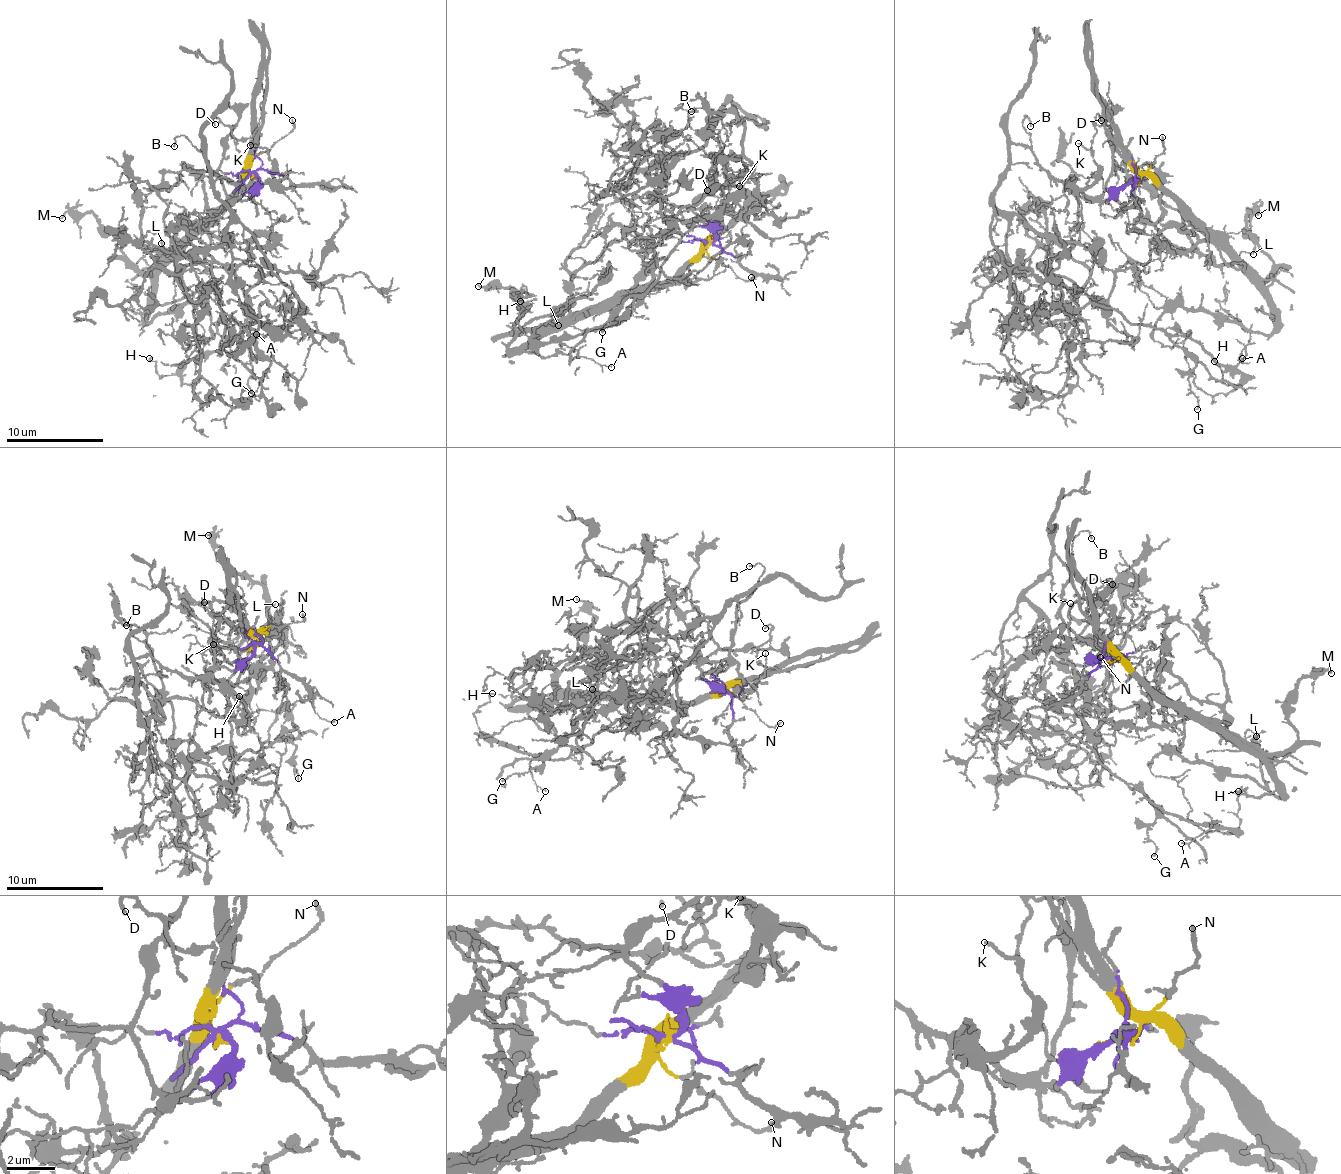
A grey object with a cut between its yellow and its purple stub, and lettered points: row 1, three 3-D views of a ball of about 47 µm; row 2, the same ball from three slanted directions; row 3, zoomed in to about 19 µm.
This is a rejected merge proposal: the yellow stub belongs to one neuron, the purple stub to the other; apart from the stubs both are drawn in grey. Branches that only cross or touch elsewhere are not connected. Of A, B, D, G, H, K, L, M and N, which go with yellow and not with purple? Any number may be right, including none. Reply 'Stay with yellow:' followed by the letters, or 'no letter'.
Stay with yellow: L, M, N

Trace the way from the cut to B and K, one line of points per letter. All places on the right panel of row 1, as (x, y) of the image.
B: (1132, 182), (1110, 198), (1097, 200), (1068, 180), (1052, 179), (1035, 156), (1022, 124), (1026, 115), (1031, 126)
K: (1132, 182), (1102, 200), (1094, 200), (1067, 182), (1085, 187), (1094, 180), (1097, 163), (1077, 142)

